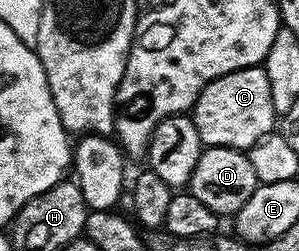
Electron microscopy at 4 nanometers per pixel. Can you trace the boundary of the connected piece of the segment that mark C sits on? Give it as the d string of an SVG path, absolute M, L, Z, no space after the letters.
M265 66L245 67L224 77L216 77L196 97L192 108L196 133L206 147L231 147L249 152L276 127L276 116L272 105L272 85L268 85Z

